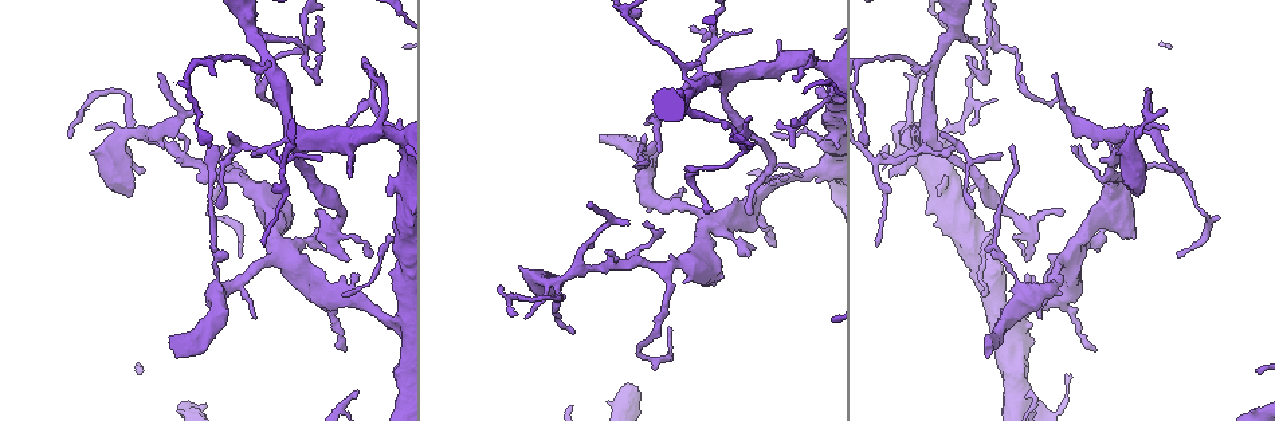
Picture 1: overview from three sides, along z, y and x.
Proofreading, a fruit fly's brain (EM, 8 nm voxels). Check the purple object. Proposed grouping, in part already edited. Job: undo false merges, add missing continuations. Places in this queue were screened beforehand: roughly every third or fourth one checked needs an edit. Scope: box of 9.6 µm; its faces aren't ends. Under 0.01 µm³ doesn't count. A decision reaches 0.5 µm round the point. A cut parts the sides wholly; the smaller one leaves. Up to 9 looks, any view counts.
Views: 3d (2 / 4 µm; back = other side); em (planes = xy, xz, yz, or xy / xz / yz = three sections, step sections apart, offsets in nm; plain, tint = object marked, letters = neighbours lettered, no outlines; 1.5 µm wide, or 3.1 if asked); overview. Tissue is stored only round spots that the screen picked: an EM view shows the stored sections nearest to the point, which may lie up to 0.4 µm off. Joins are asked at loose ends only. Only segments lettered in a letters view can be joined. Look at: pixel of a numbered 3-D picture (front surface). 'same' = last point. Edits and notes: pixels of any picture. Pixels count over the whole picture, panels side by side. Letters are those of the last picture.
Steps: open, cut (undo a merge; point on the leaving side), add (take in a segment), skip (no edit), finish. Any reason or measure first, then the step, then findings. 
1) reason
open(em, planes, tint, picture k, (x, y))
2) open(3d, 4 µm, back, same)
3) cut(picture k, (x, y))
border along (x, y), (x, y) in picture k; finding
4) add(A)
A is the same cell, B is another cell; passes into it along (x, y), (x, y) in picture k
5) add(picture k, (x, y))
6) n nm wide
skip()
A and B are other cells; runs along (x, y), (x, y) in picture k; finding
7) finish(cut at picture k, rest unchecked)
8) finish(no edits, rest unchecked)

abrupt turn
open(em, planes, letters, picture 1, (1069, 112))

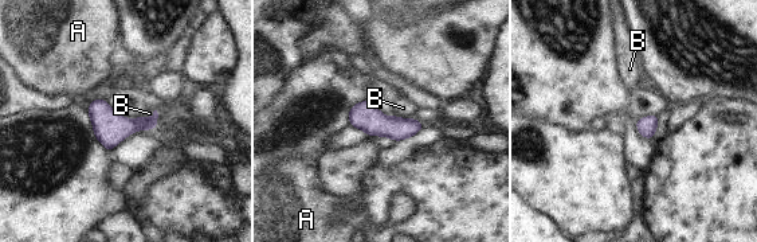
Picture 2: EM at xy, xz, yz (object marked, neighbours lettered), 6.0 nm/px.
B touches over 130 nm
skip()
A and B are other cells; border along (393, 114), (414, 118) in picture 2; one cell here

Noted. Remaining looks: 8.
open(em, planes, letters, picture 1, (574, 332))

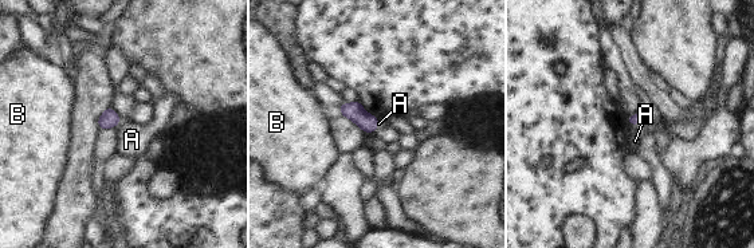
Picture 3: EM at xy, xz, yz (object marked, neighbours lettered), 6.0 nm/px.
skip()
A and B are other cells; border along (629, 124), (639, 125) in picture 3; no lettered segment goes on from it

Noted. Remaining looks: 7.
open(em, yz, step 8, letters, picture 1, (1134, 239))

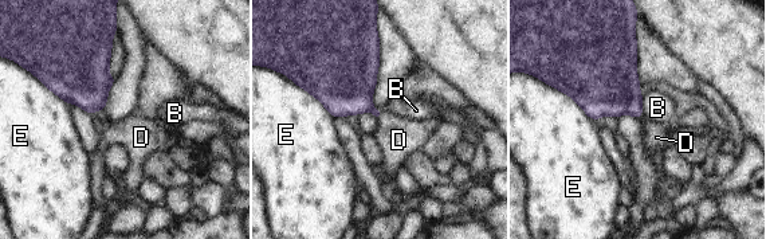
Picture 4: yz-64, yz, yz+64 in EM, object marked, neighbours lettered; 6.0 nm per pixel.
add(D)
D is the same cell, B and E are other cells; passes into it along (348, 89), (380, 116), (399, 137) in picture 4; it goes on there

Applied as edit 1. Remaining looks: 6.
finish(add at picture 4, rest unchecked)

